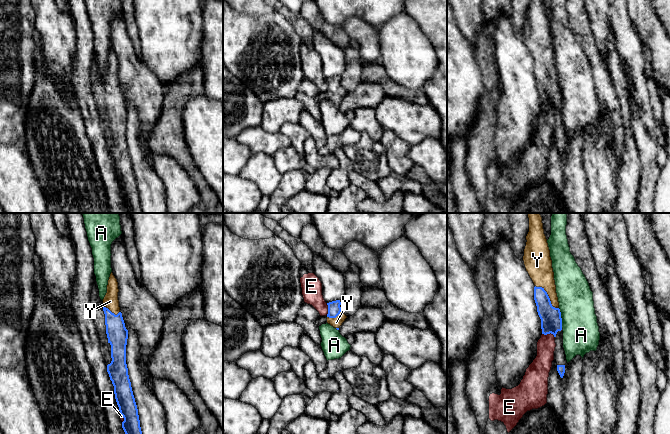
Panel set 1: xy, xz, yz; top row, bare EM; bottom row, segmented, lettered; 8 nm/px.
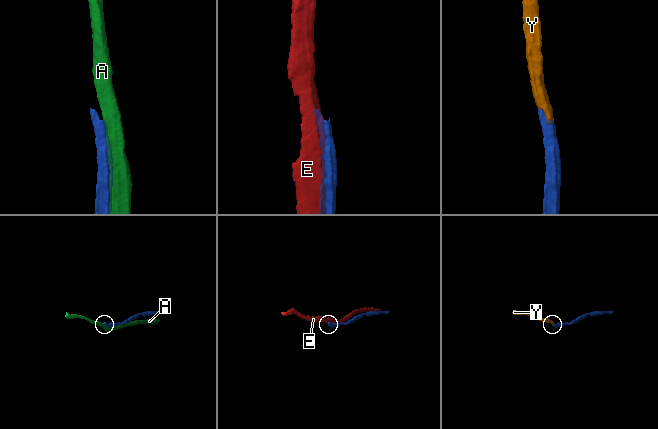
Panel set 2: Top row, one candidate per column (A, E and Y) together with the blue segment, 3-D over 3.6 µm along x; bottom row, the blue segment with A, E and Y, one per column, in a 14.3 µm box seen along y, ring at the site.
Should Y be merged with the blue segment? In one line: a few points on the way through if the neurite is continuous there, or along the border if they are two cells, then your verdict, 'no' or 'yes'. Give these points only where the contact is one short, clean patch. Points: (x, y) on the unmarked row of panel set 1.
runs through yz (551, 98), (548, 87), (548, 72), (539, 43); yes

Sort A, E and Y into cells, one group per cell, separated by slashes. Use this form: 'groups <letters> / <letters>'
groups A / E / Y

